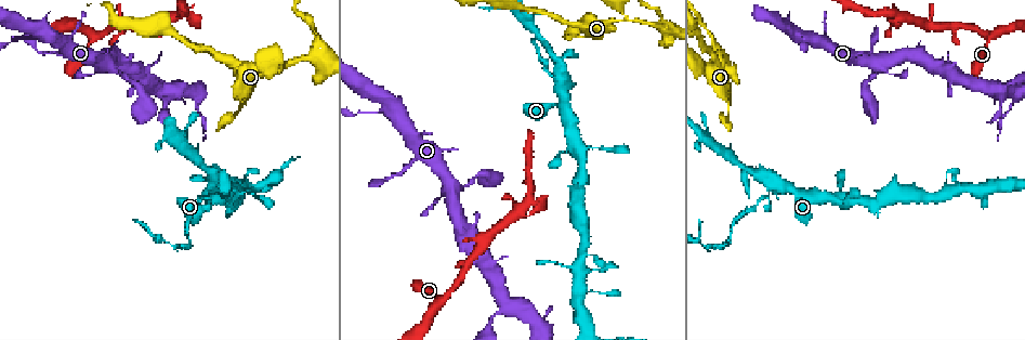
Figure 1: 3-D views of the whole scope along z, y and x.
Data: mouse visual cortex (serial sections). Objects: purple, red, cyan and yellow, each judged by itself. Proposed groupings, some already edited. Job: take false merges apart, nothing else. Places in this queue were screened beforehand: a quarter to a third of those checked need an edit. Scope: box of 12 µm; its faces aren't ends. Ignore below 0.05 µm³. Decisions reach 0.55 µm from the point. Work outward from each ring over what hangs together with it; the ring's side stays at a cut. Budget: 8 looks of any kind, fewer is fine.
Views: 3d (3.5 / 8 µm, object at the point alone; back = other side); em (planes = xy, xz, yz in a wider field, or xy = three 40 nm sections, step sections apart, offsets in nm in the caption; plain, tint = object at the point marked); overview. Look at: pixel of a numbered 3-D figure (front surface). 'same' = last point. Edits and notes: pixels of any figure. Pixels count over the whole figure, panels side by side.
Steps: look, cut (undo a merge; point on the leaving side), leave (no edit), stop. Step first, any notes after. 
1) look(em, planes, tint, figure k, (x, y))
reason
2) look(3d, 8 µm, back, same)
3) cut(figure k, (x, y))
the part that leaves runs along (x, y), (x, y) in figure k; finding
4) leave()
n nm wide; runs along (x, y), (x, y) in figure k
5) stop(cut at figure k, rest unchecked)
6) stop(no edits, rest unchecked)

look(3d, 3.5 µm, figure 1, (213, 183))
small branch off a trunk

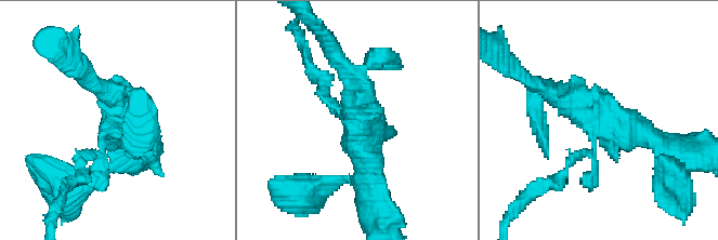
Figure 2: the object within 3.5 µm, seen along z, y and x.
look(em, planes, plain, figure 2, (357, 123))

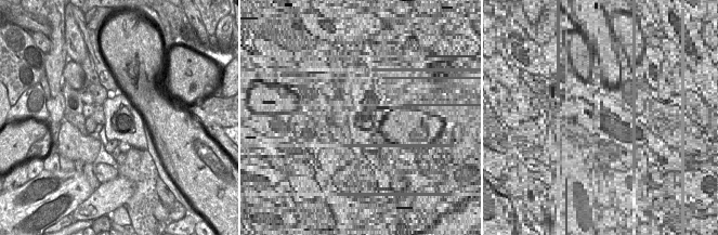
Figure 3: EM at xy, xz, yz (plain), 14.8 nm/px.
look(em, planes, tint, same)

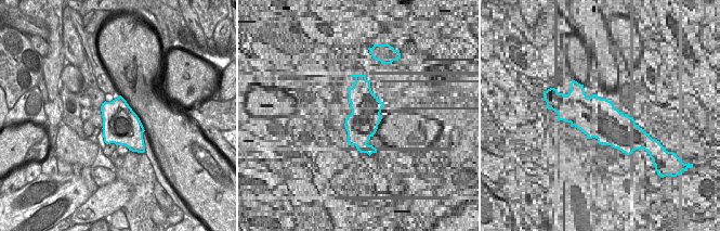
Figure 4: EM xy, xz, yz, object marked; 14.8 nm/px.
leave()
runs along (662, 148), (550, 91) in figure 2; continuous, no second cell

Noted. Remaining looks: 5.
look(3d, 8 µm, back, figure 1, (190, 246))
sharp bend

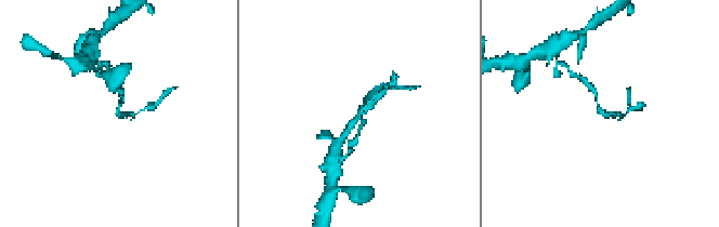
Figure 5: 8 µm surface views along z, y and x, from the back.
look(3d, 3.5 µm, figure 5, (361, 114))

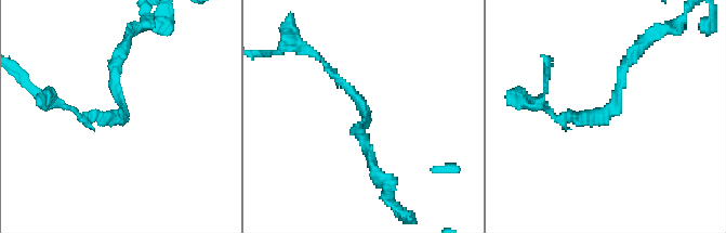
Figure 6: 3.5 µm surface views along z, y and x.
look(em, planes, tint, figure 6, (119, 116))
arms of 150, 150 nm

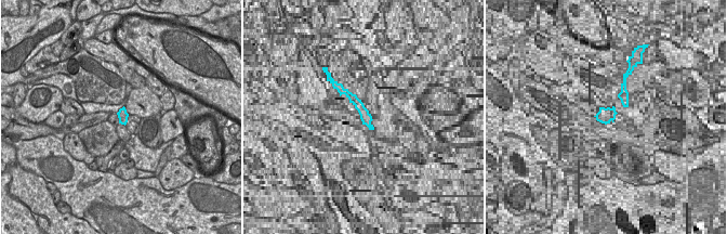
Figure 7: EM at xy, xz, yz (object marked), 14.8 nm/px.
leave()
runs along (632, 56), (605, 116), (552, 113) in figure 6; all the same cell

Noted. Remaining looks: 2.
look(3d, 3.5 µm, figure 1, (241, 104))

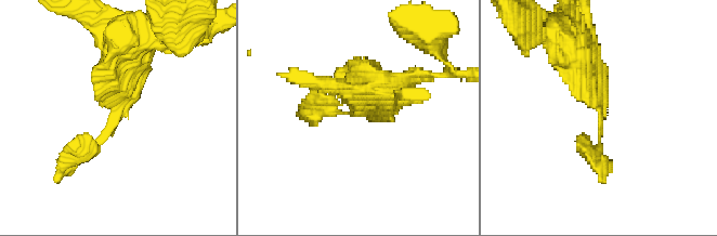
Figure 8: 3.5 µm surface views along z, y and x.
leave()
runs along (132, 42), (113, 62), (109, 128), (63, 171) in figure 8; all the same cell

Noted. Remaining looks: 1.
stop(no edits, rest unchecked)

